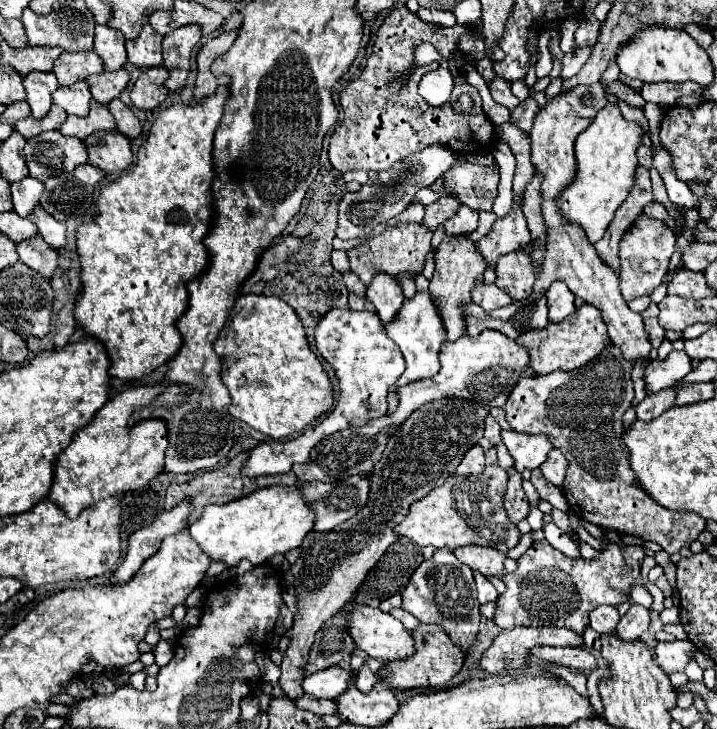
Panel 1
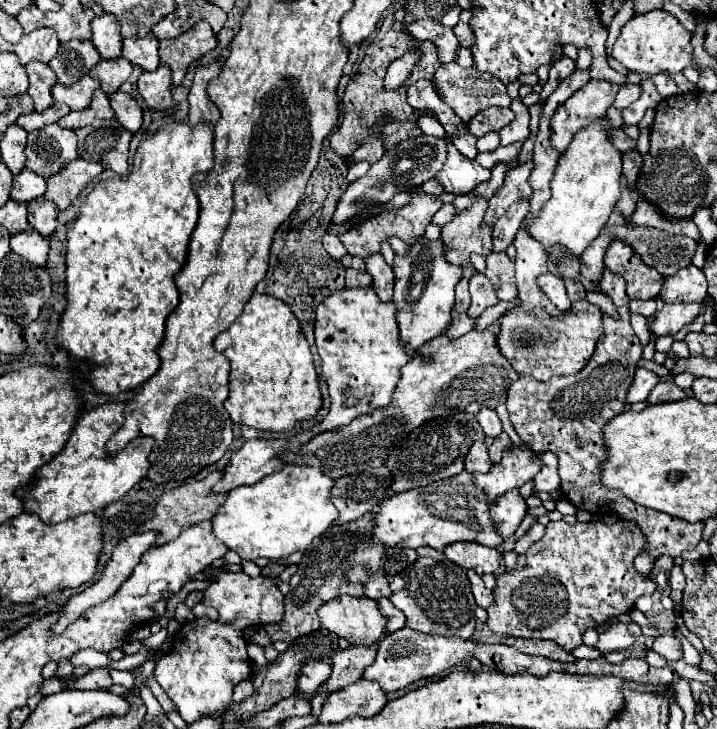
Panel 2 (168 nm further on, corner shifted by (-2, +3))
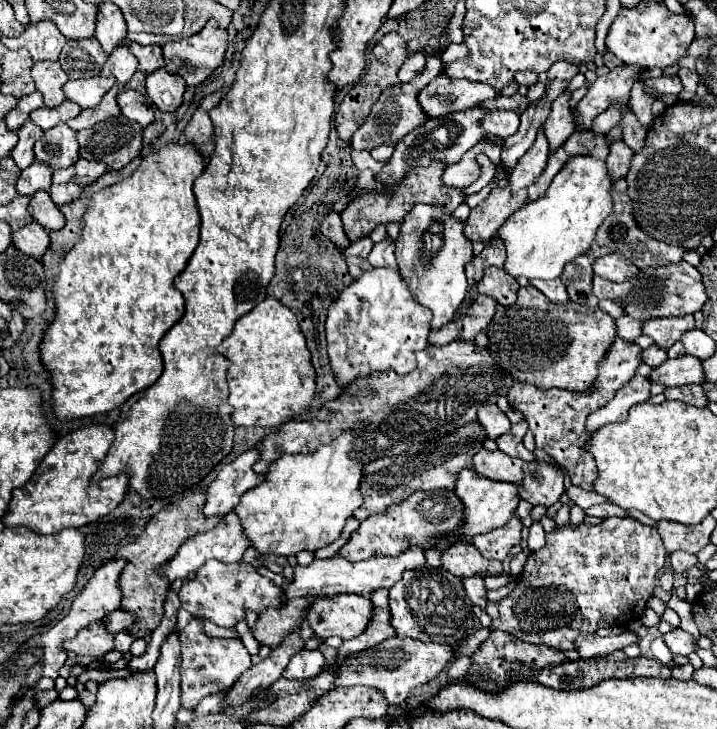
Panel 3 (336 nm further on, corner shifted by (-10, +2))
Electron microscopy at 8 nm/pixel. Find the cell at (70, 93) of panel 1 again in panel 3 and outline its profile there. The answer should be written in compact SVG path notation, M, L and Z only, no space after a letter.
M95 76L89 80L69 80L63 86L63 90L65 90L65 96L69 100L75 100L81 108L95 108L115 82L117 80L111 80L107 76Z

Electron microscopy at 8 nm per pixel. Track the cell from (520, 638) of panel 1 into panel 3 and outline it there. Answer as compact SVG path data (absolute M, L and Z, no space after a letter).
M459 656L453 664L447 666L447 676L449 676L449 680L451 680L451 682L461 680L461 678L465 676L465 672L467 672L469 666L471 666L471 658L469 658L469 656Z

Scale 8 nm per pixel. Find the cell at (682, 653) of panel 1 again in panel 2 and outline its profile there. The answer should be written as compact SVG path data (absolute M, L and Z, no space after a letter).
M657 637L653 643L653 651L665 657L667 661L679 661L683 657L681 641L677 637Z

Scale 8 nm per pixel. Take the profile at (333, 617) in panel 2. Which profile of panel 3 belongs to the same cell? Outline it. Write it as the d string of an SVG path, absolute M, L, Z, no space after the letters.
M339 594L331 598L317 598L307 608L305 620L313 628L315 636L329 638L355 638L359 636L367 624L371 622L373 606L365 596L355 594Z

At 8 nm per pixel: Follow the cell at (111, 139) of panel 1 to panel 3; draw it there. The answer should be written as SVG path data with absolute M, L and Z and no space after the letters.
M117 116L117 118L103 120L103 122L95 124L93 128L79 130L77 140L79 140L81 158L105 162L109 166L109 170L121 170L125 164L129 164L133 158L137 158L141 154L143 128L125 116Z

